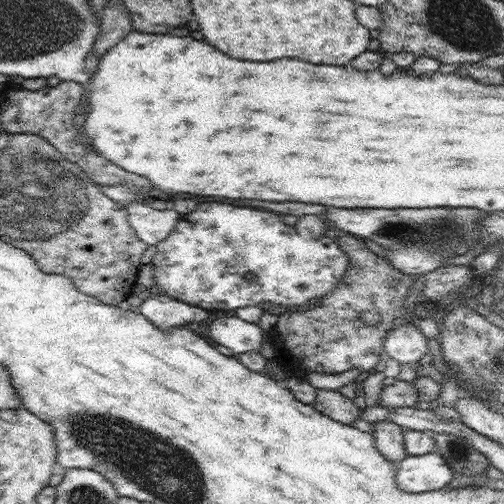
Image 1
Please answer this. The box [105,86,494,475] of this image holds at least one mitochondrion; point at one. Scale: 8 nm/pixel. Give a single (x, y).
(394, 232)

